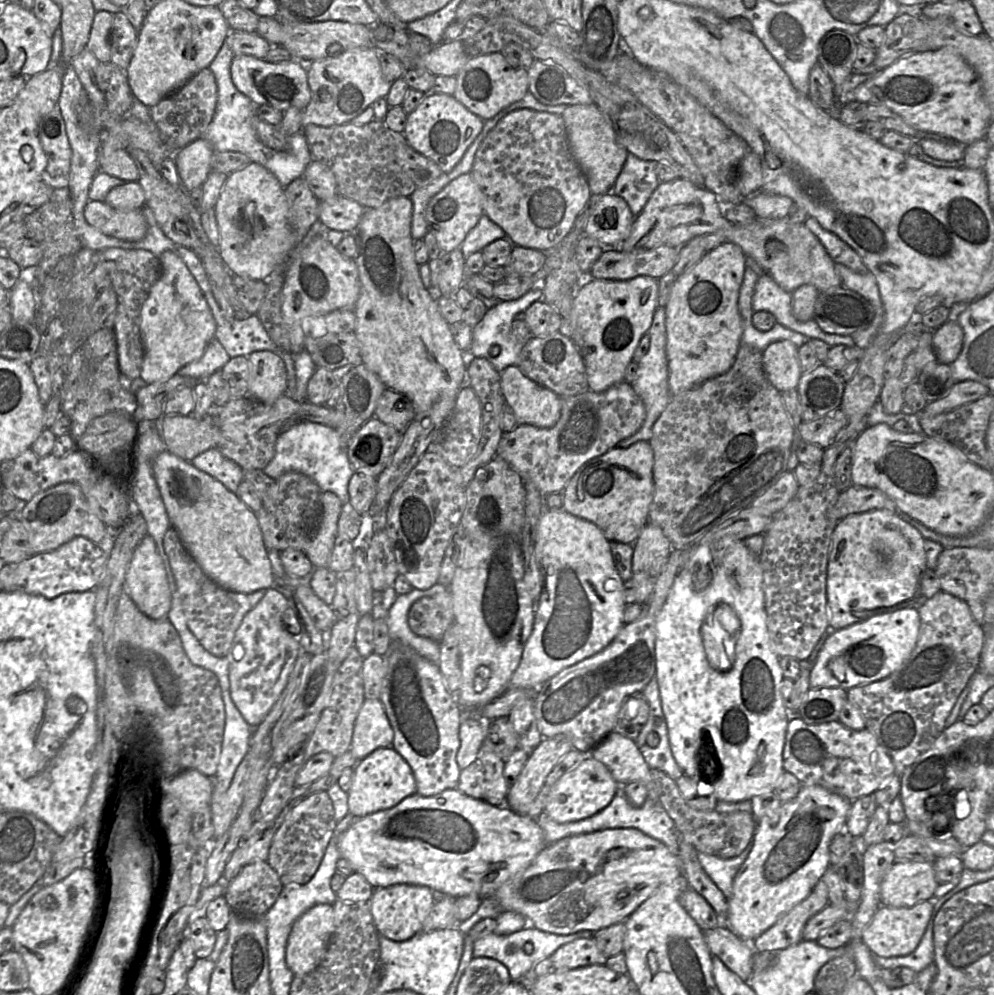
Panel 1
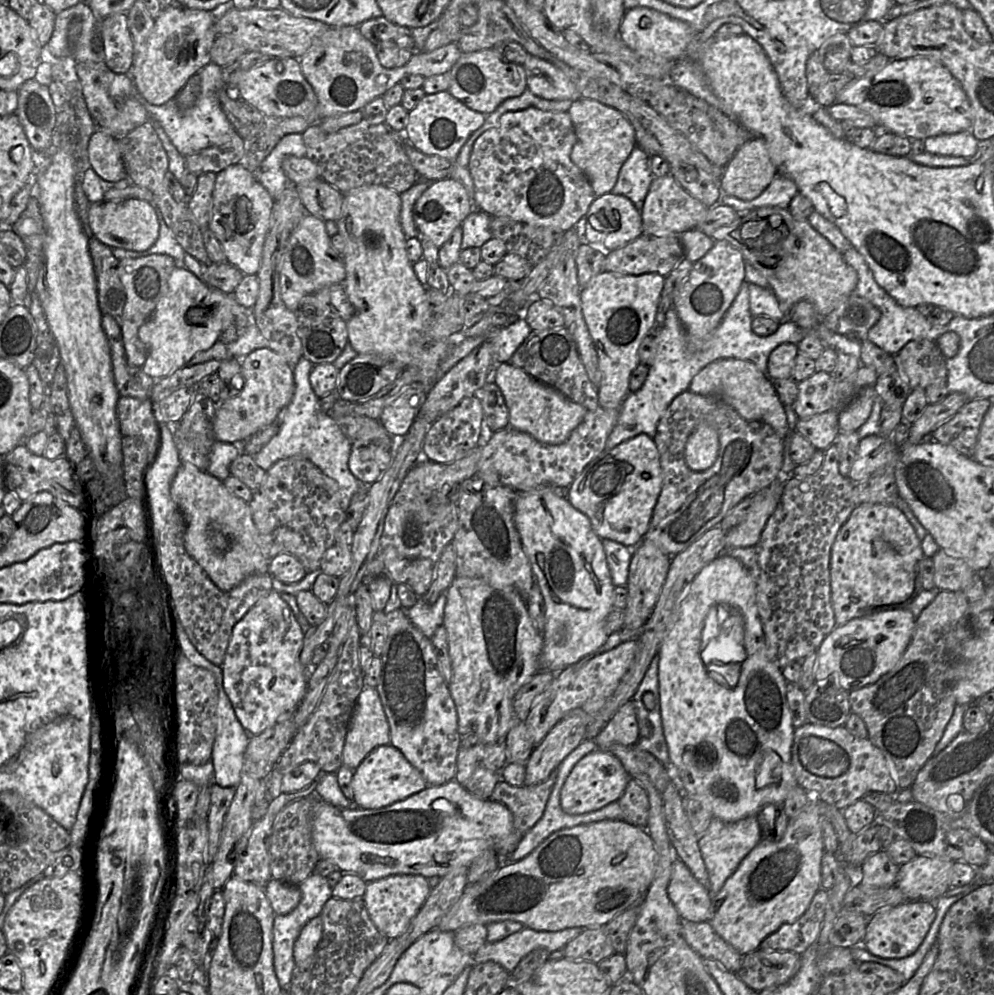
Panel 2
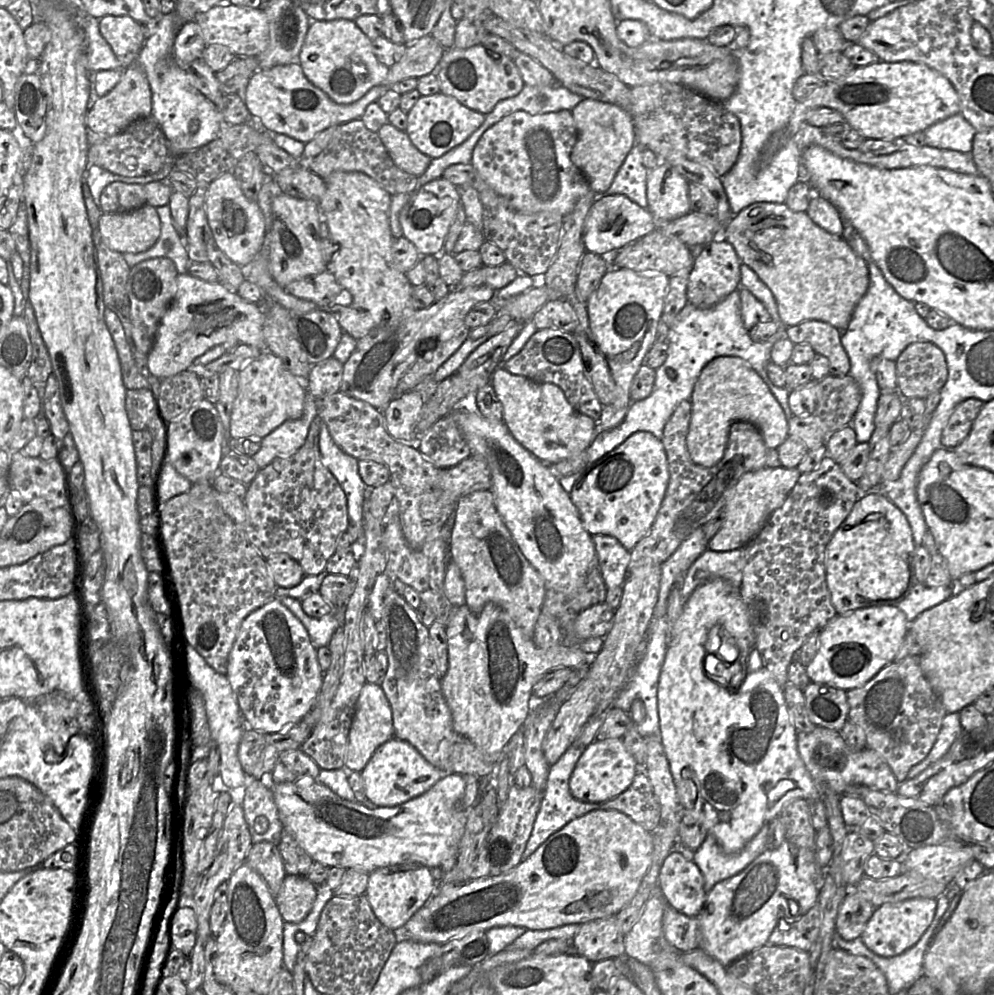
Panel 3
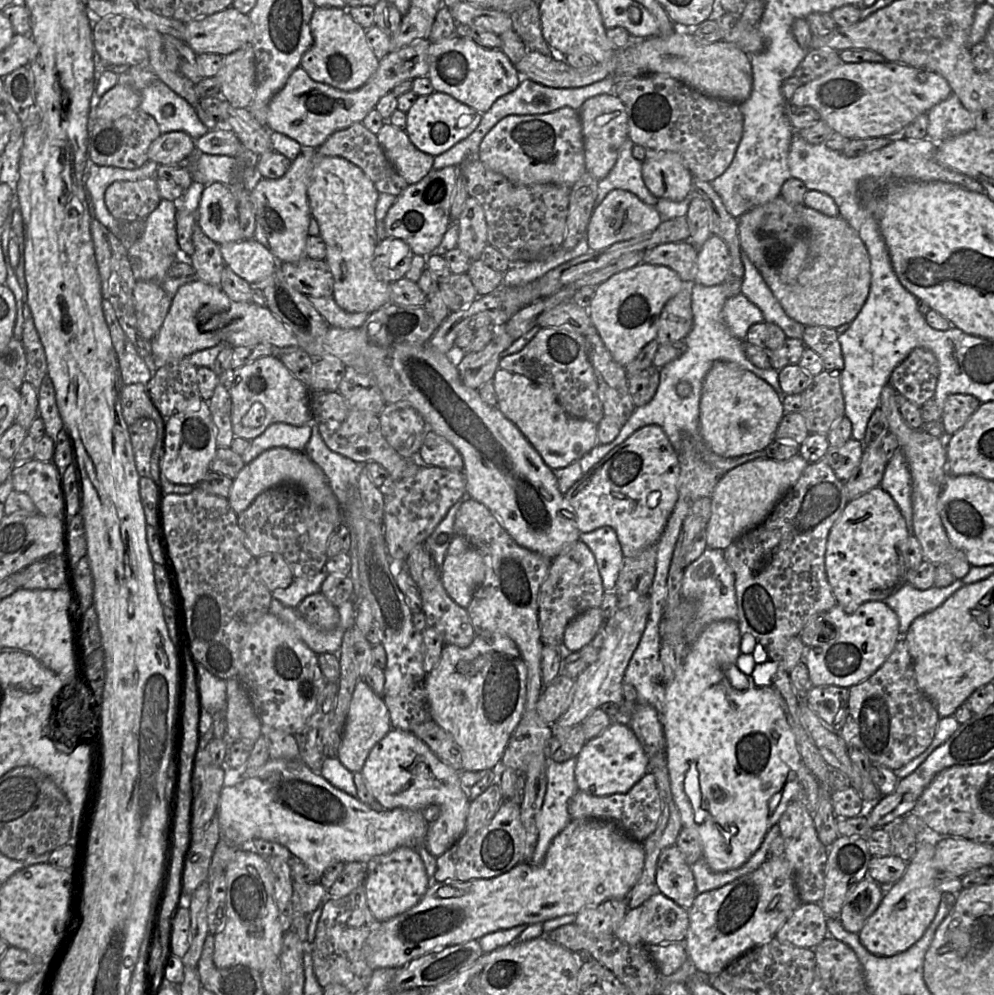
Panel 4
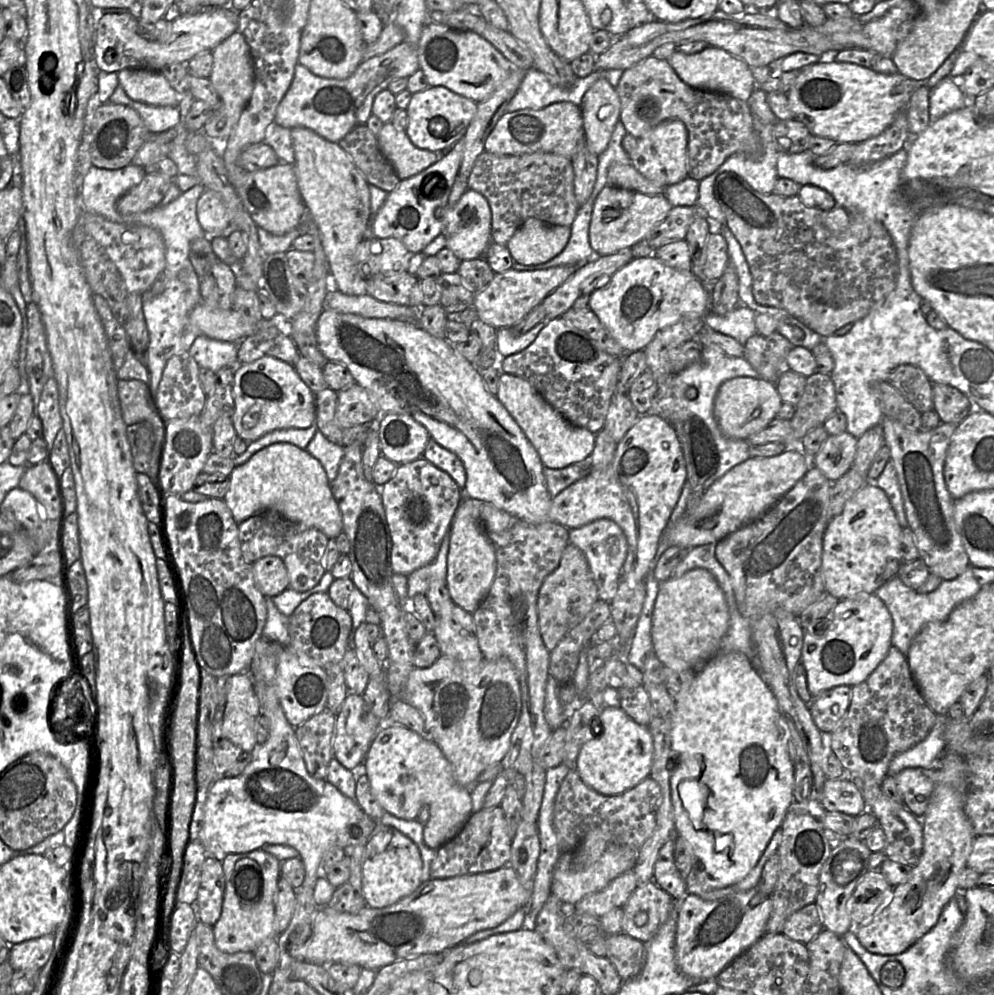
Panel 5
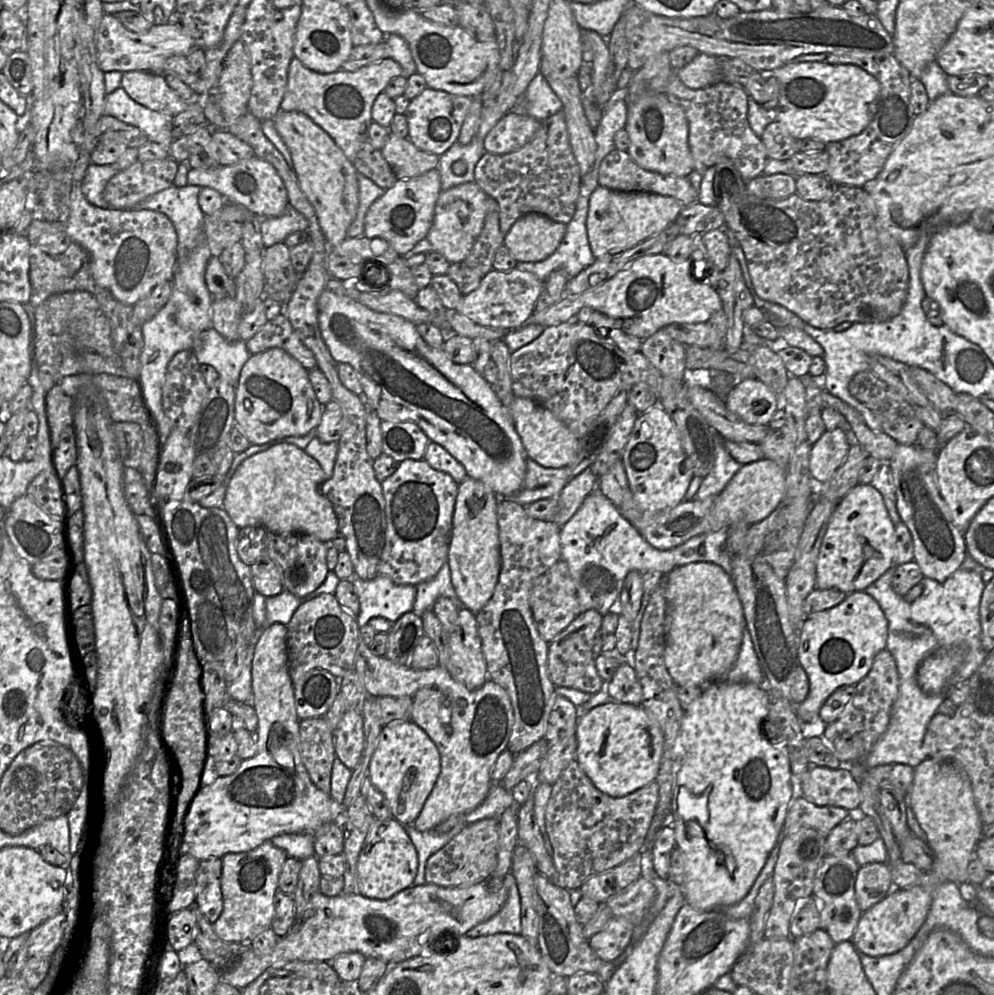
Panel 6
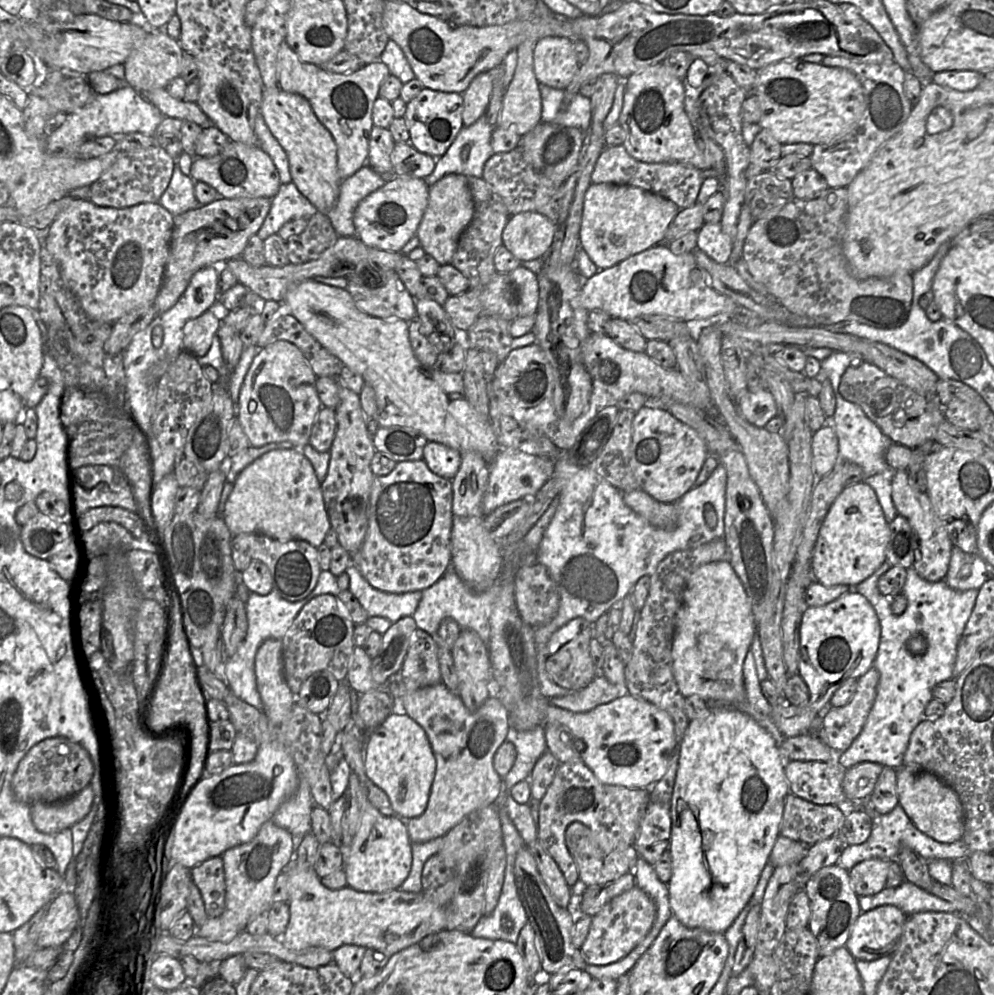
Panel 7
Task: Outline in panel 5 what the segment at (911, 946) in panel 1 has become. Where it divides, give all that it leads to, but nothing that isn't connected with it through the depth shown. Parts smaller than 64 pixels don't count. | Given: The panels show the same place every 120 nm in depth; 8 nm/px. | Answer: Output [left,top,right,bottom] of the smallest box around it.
[854,784,975,955]

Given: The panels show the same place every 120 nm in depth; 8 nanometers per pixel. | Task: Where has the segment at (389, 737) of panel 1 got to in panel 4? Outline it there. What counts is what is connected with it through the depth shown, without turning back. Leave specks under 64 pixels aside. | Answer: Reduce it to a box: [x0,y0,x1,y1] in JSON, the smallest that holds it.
[336,679,392,774]

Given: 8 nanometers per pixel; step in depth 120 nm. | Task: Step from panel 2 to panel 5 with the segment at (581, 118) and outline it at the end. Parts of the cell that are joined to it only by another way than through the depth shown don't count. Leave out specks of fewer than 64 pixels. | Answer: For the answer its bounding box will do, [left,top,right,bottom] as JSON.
[581,78,620,156]

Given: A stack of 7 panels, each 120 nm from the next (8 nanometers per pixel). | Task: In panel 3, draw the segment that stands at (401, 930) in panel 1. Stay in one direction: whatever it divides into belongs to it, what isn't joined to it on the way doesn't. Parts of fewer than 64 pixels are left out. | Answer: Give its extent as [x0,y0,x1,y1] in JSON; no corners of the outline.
[365,863,435,931]

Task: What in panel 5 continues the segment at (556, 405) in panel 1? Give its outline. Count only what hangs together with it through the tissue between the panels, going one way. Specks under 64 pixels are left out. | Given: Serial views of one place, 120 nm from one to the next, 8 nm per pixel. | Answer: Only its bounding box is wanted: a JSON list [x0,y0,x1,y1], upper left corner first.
[496,373,595,469]

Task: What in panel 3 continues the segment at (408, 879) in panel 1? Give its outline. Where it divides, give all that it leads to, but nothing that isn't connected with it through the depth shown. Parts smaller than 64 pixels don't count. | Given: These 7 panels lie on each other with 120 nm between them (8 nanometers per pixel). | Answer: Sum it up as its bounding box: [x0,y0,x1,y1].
[270,774,467,873]

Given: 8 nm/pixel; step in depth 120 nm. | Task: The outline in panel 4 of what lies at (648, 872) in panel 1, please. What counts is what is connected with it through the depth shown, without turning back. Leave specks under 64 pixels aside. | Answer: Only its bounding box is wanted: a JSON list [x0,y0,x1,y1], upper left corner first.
[363,819,645,970]

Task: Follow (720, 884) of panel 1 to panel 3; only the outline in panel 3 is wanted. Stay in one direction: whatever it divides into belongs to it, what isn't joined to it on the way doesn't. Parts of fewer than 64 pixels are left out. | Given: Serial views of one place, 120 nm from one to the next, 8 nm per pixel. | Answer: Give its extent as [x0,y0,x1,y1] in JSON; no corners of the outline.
[690,824,767,892]

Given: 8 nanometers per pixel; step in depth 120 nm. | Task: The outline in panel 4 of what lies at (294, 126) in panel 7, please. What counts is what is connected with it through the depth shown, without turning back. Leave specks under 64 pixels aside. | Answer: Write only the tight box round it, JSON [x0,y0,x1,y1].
[307,152,390,313]

